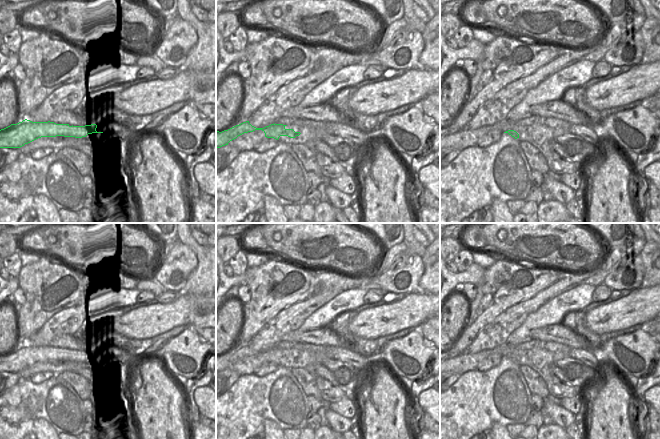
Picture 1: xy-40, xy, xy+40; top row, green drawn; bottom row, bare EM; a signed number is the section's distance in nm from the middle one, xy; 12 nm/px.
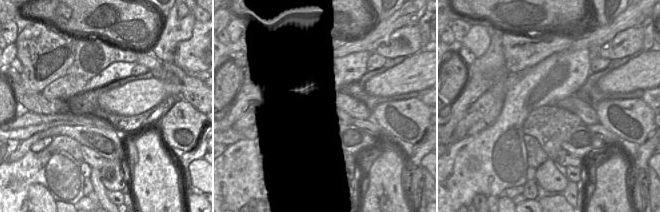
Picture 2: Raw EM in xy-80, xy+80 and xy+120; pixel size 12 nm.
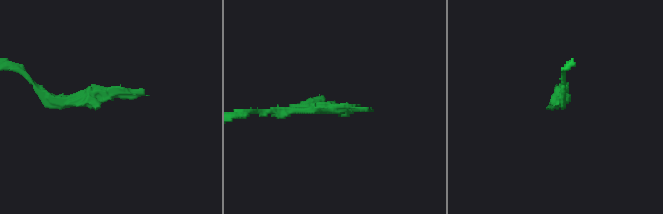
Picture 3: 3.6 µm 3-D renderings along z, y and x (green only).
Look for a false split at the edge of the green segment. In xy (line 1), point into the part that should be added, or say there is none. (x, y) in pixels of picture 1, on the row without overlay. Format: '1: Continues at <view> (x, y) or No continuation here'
1: No continuation here.

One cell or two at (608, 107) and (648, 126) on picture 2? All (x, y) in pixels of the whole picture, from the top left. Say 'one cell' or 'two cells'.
one cell

